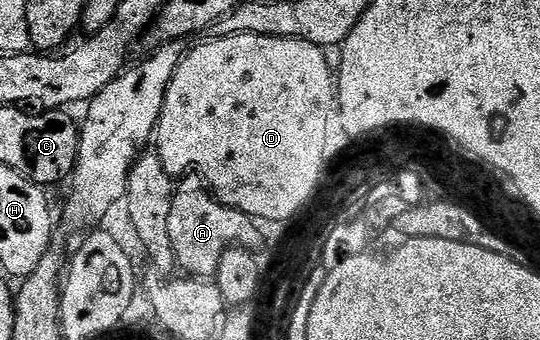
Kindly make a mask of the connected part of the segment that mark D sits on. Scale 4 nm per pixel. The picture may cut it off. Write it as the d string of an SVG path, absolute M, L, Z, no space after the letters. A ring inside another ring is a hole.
M229 35L219 39L210 37L207 40L207 43L202 43L191 51L189 48L183 54L172 81L166 87L164 105L156 128L156 153L171 177L182 177L187 173L197 172L206 180L207 188L214 198L232 209L243 211L258 221L290 219L313 197L314 190L322 179L322 166L326 163L326 134L330 131L330 115L332 119L332 112L336 107L336 79L328 69L323 48L303 39L271 35Z

